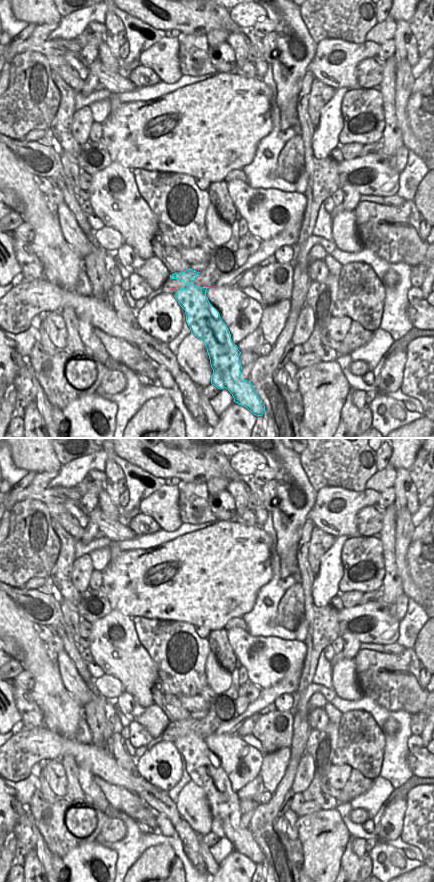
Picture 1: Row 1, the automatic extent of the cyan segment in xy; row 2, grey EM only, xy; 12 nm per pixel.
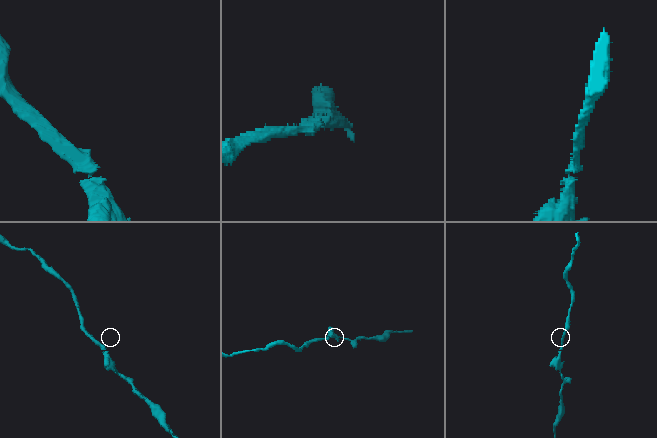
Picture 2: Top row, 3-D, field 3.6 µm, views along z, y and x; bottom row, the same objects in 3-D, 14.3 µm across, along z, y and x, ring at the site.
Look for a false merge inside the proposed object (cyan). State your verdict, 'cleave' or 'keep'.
keep

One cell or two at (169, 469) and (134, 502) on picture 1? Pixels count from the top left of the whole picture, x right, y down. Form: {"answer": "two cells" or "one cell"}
{"answer": "two cells"}

